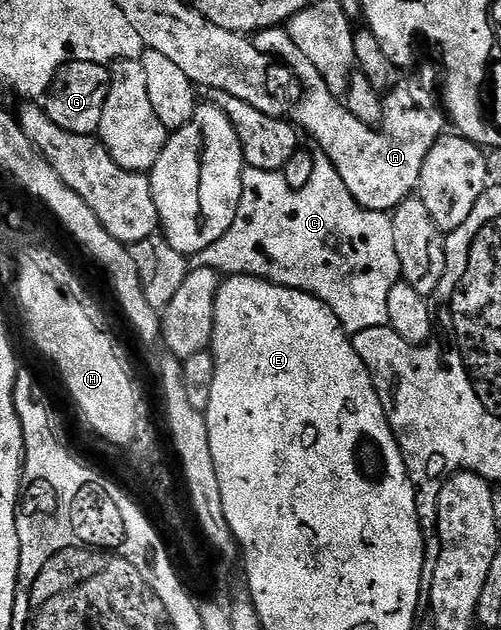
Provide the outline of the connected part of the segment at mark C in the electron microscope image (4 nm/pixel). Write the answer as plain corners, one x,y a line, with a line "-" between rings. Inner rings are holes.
316,151
314,158
313,178
309,178
309,186
304,188
291,188
282,172
244,167
241,202
237,206
233,226
229,226
229,230
225,230
213,246
190,257
190,267
212,268
227,276
259,276
262,280
313,294
325,302
333,314
337,314
348,334
388,327
389,290
393,290
393,286
401,280
391,217
386,212
361,207
353,194
345,190
341,174
337,174
333,162
329,162
325,153

